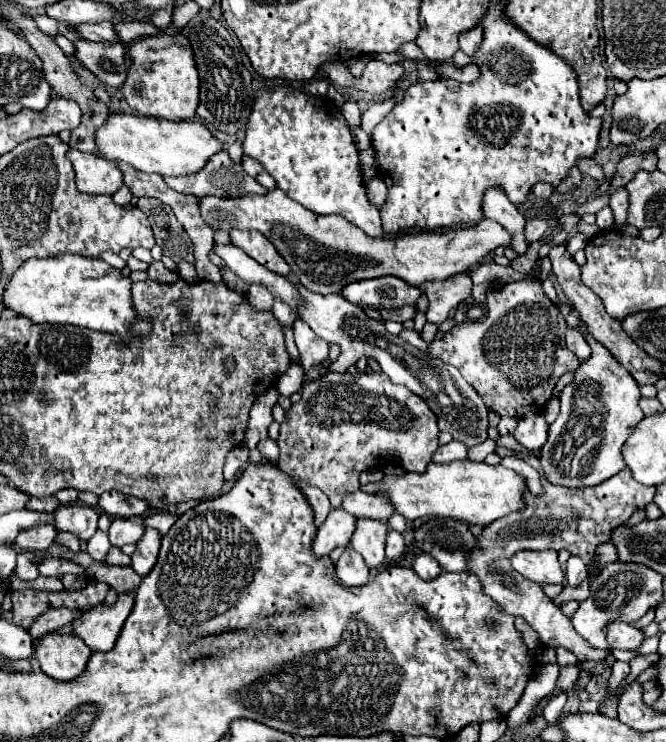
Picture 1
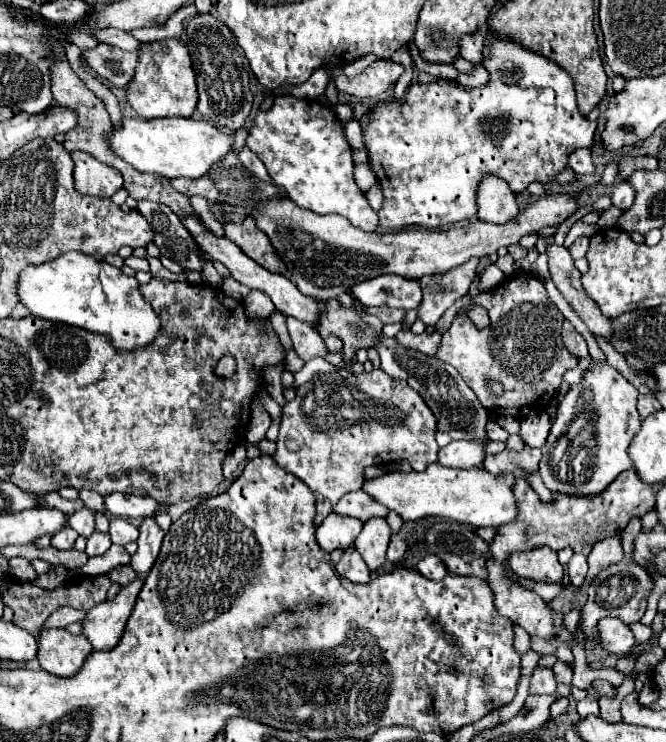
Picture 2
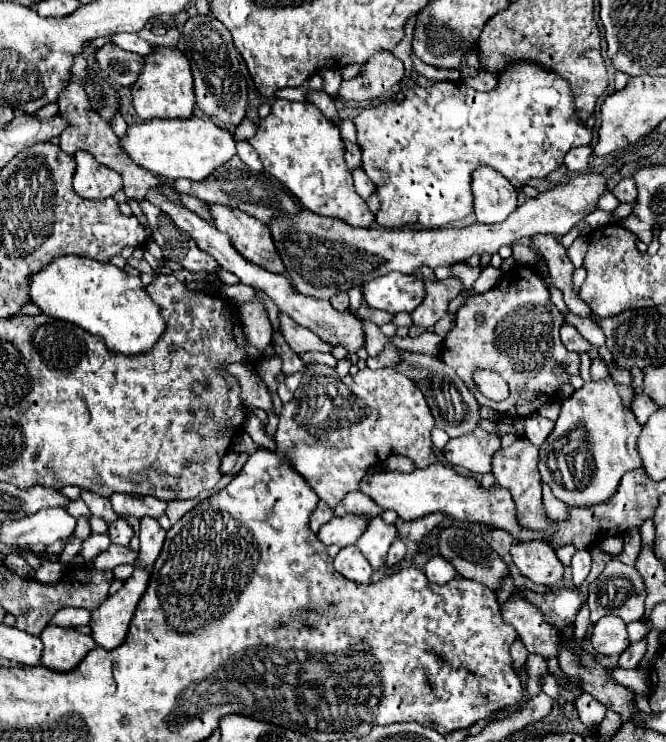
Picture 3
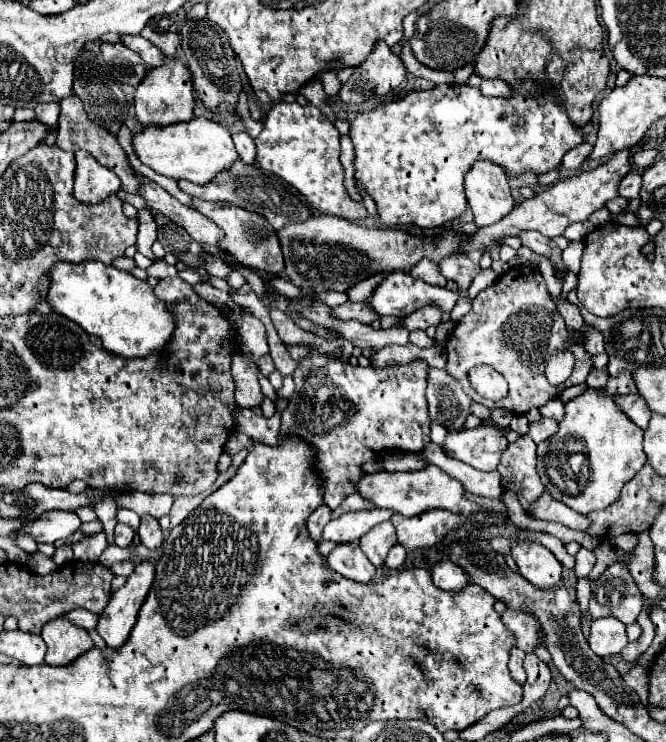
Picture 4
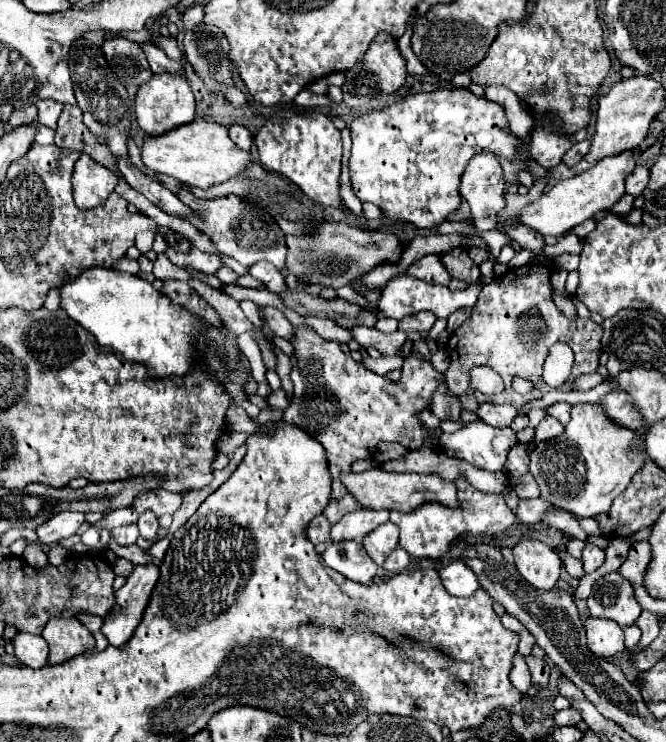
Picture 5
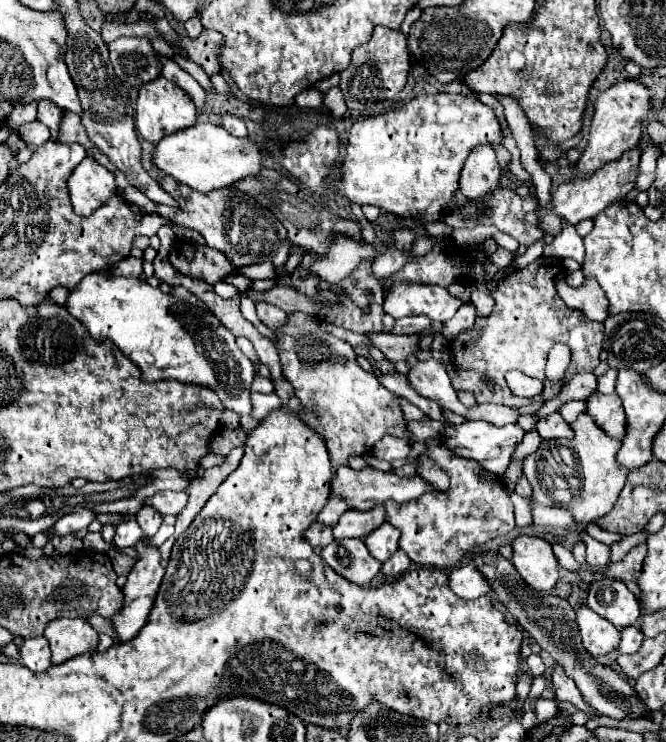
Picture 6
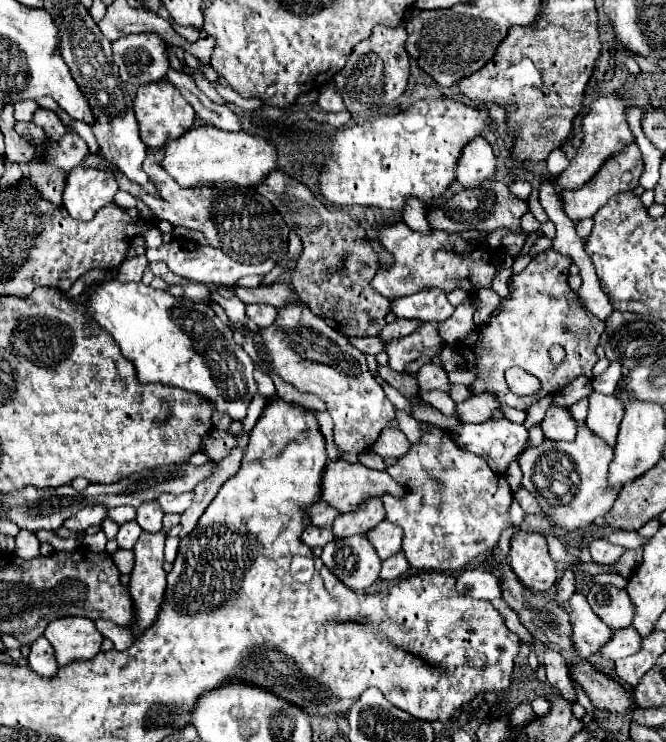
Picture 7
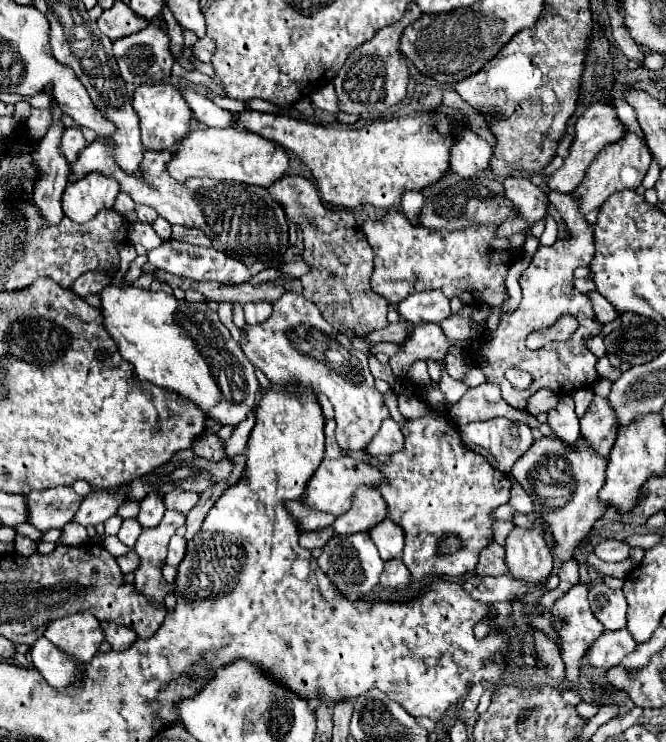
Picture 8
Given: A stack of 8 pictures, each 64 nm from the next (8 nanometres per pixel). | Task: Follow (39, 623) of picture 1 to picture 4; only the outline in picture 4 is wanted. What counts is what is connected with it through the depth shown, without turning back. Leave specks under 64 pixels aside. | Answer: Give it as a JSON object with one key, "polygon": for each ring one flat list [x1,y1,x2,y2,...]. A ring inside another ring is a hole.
{"polygon":[[82,608,72,610,70,614,66,614,66,618,74,620,74,624,78,624,78,626,82,626,86,630,94,630,96,624,98,624,98,616,92,614,92,612,88,612,88,610,82,610]]}

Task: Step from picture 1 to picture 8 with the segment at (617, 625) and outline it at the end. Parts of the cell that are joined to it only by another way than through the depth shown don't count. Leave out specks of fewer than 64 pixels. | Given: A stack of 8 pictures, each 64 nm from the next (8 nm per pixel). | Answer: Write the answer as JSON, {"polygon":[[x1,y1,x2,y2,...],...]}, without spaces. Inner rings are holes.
{"polygon":[[576,582,562,598,558,598,552,606,552,626,556,630,556,646,560,650,560,656,566,664,566,678,570,680,570,688,578,690,578,660,584,656,584,650,588,648,588,644,592,644,592,640,596,640,596,636,600,636,600,632,604,632,604,626,600,624,600,620,594,618,590,604,588,604,588,584,584,582]]}

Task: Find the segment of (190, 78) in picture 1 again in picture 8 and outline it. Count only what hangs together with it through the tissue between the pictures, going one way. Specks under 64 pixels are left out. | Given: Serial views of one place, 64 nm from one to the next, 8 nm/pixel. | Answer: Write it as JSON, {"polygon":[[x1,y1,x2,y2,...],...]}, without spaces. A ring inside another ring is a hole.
{"polygon":[[142,84,136,88,132,106,140,118,142,146,146,150,170,150,174,148,190,130,192,110,188,108,182,94,170,84]]}

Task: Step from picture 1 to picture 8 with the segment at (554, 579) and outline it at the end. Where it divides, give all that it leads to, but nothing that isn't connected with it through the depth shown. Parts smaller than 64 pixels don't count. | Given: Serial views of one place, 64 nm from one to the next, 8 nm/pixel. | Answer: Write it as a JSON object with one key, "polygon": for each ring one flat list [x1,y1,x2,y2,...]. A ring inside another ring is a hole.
{"polygon":[[540,524,534,528,514,526,504,544,508,572,516,578,540,584,554,568,552,552,544,542,544,530]]}

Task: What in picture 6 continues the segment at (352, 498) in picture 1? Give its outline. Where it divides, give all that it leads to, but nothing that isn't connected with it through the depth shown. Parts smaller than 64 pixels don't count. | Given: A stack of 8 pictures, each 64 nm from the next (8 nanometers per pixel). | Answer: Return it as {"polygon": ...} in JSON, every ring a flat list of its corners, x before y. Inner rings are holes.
{"polygon":[[330,498,326,504,324,504,324,508,320,510,320,514,318,514,318,522,322,522,322,524,326,524,326,526,334,526,336,524,336,520,340,518,340,514,342,512,346,512,348,508,344,508,344,502,342,500,336,500,336,498]]}

